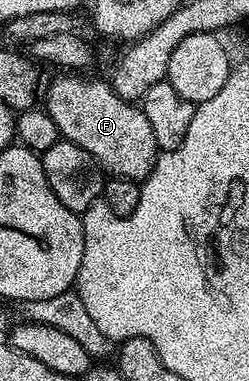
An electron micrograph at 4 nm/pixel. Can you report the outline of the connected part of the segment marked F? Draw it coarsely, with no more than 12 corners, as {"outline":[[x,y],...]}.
{"outline":[[60,76],[45,110],[108,176],[146,179],[160,150],[110,82]]}

